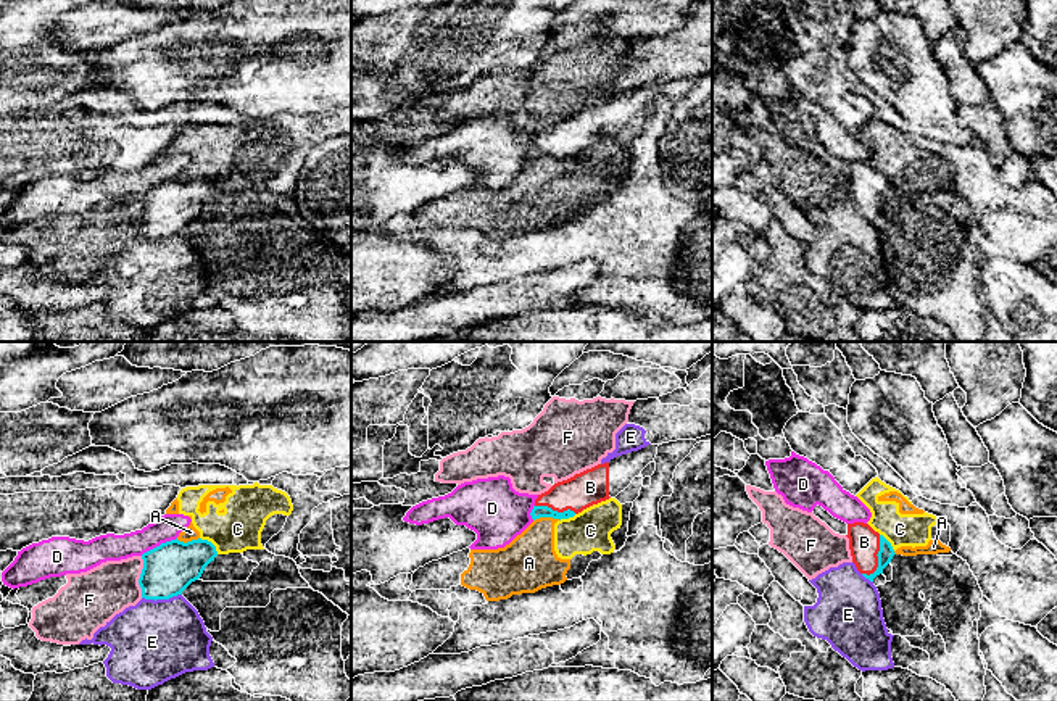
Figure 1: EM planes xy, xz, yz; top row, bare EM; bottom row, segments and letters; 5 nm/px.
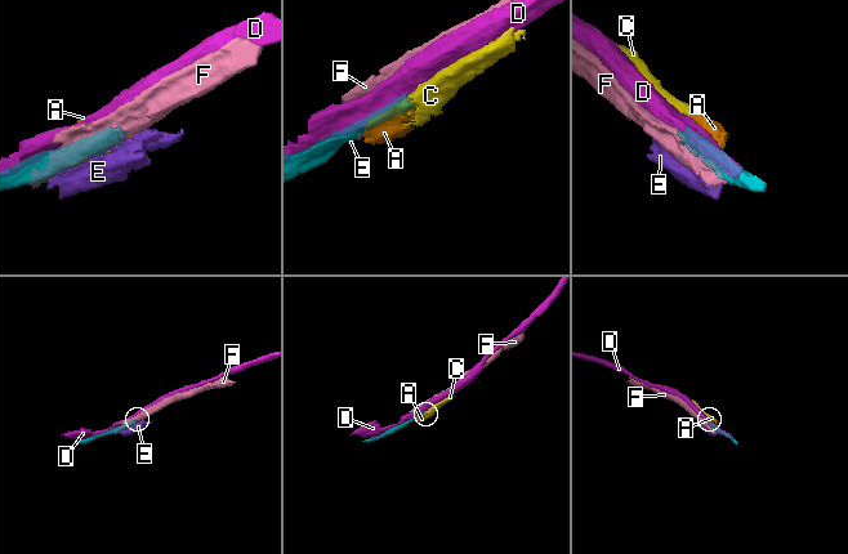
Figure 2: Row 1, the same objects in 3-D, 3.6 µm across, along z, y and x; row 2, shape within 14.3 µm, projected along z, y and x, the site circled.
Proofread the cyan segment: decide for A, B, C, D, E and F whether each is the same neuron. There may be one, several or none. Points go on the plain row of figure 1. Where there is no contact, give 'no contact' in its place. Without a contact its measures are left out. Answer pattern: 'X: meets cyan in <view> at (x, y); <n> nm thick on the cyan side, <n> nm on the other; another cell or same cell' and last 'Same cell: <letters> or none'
A: meets cyan in xz at (547, 155); 60 nm thick on the cyan side, 280 nm on the other; another cell
B: meets cyan in yz at (878, 199); 80 nm thick on the cyan side, 160 nm on the other; same cell
C: meets cyan in xy at (211, 182); 260 nm thick on the cyan side, 220 nm on the other; another cell
D: meets cyan in xy at (160, 184); 260 nm thick on the cyan side, 140 nm on the other; another cell
E: meets cyan in xy at (161, 237); 260 nm thick on the cyan side, 400 nm on the other; another cell
F: meets cyan in xy at (140, 216); 260 nm thick on the cyan side, 280 nm on the other; another cell
Same cell: B

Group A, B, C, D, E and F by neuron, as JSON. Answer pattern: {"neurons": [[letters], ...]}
{"neurons": [["A", "C"], ["B"], ["D"], ["E"], ["F"]]}

